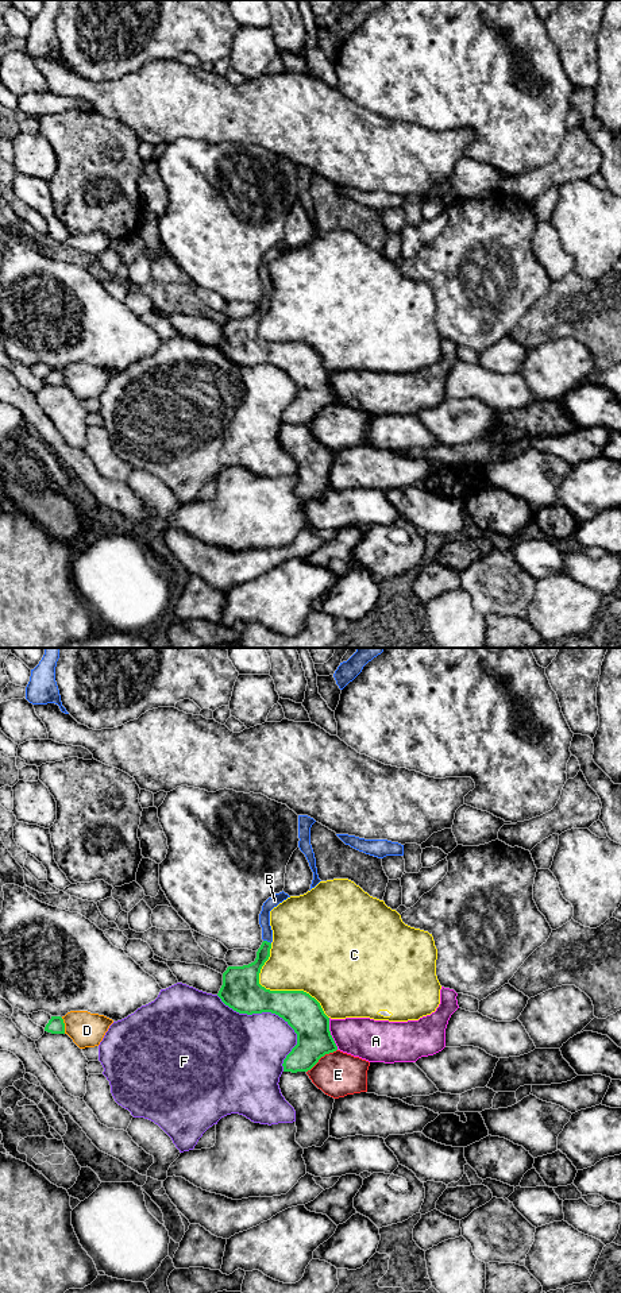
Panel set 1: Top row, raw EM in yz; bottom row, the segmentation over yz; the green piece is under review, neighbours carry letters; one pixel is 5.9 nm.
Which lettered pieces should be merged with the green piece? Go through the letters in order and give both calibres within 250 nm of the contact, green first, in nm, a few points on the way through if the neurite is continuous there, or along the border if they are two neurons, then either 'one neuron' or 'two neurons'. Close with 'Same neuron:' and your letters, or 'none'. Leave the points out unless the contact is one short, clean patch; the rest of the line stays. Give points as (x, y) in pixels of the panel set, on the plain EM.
A: 220 nm thick on the green side, 240 nm on the other; two neurons
B: 150 nm thick on the green side, 70 nm on the other; runs through yz (246, 329), (259, 313), (266, 293), (265, 263), (274, 253); one neuron
C: 240 nm thick on the green side, 380 nm on the other; two neurons
D: 100 nm thick on the green side, 200 nm on the other; two neurons
E: 220 nm thick on the green side, 260 nm on the other; two neurons
F: 240 nm thick on the green side, 400 nm on the other; two neurons
Same neuron: B

